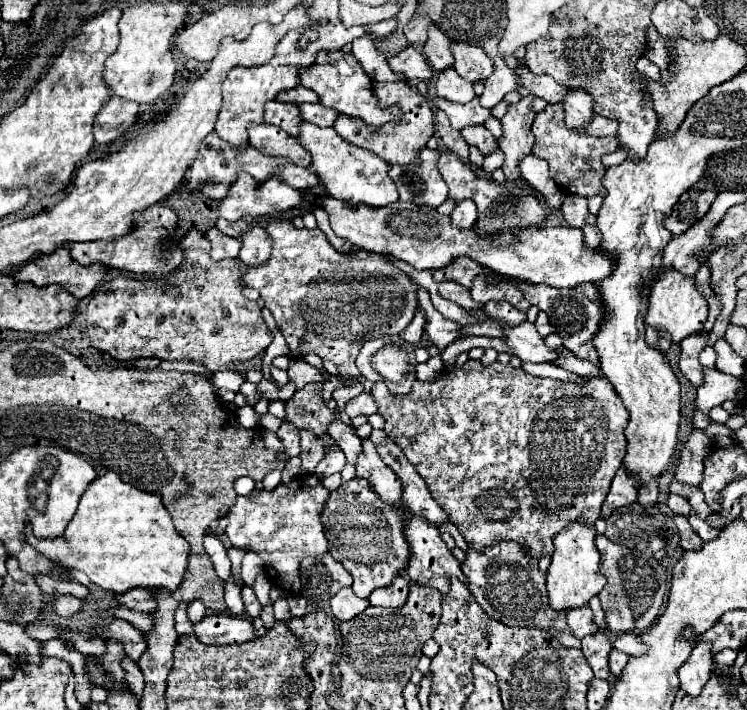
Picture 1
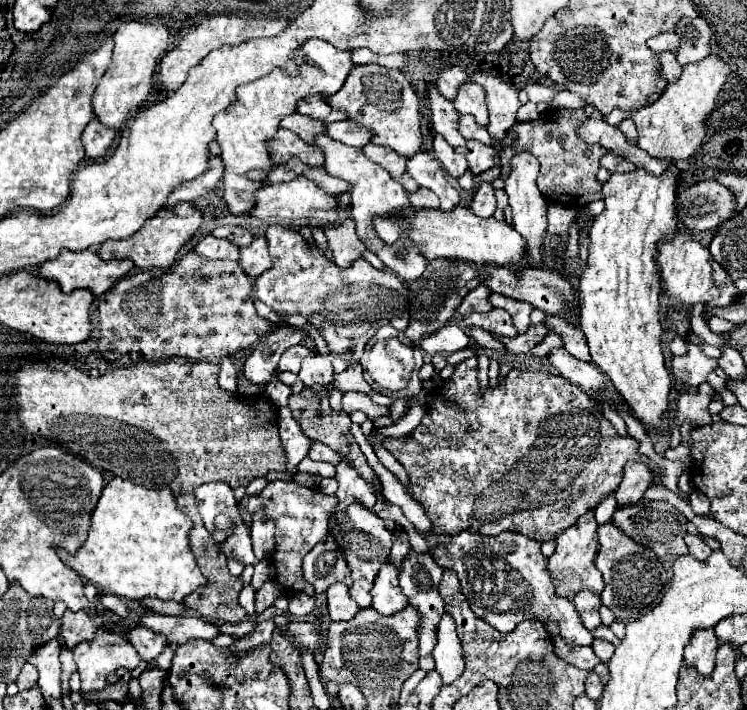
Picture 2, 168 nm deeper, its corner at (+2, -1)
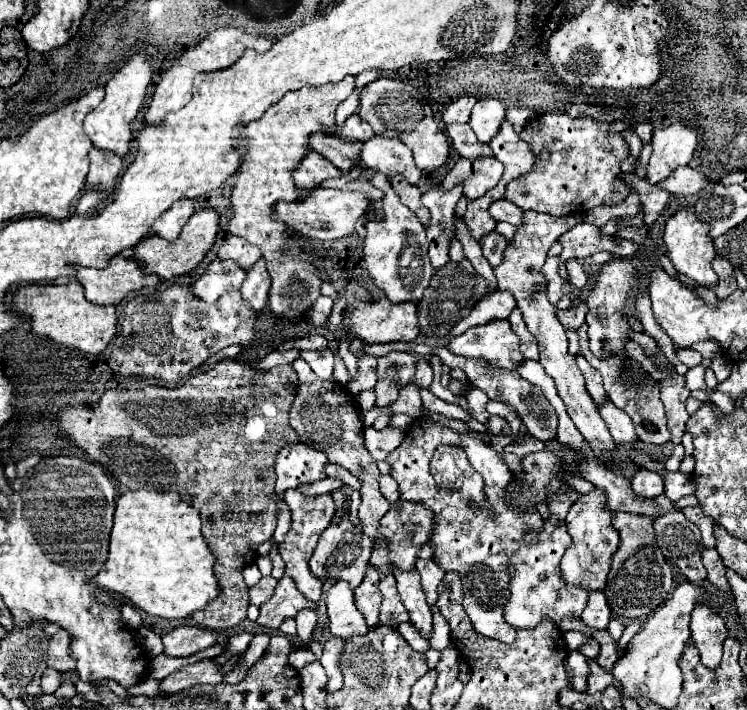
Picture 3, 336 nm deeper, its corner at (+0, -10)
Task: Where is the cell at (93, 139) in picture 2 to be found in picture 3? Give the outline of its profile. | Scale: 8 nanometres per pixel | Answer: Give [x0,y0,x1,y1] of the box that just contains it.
[87,146,123,194]

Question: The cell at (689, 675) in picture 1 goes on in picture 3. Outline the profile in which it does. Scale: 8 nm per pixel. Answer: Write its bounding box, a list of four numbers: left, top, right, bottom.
[691,606,727,670]

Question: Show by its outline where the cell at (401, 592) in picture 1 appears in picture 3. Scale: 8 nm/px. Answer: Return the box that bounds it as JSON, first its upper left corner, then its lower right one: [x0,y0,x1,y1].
[379,574,407,628]

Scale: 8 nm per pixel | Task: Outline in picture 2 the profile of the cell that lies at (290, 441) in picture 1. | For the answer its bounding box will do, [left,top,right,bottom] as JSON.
[279,407,313,475]

